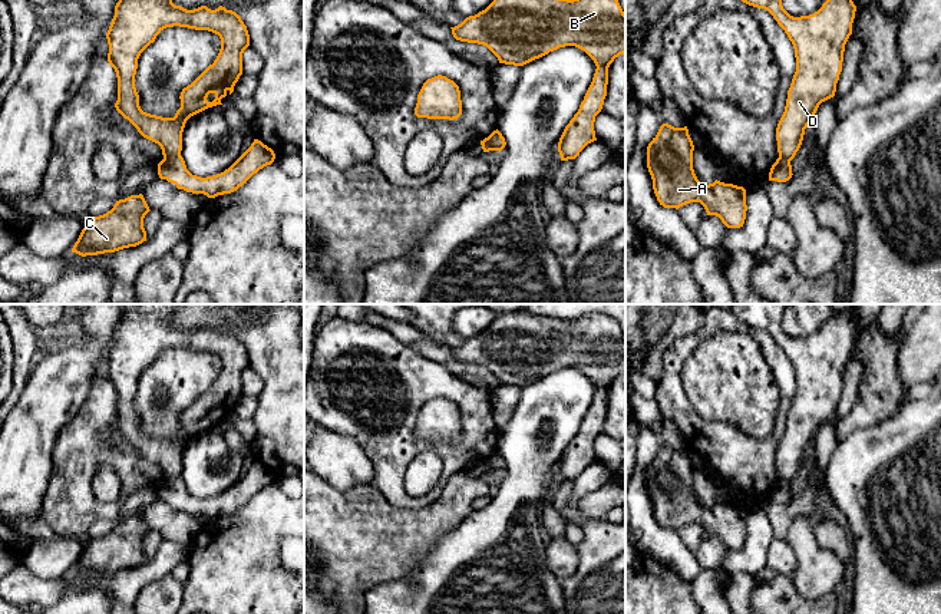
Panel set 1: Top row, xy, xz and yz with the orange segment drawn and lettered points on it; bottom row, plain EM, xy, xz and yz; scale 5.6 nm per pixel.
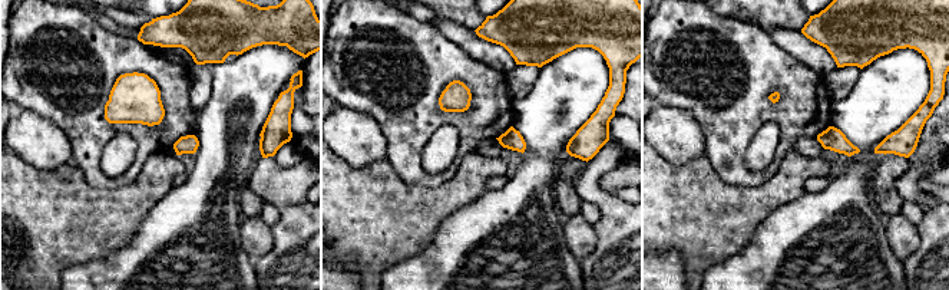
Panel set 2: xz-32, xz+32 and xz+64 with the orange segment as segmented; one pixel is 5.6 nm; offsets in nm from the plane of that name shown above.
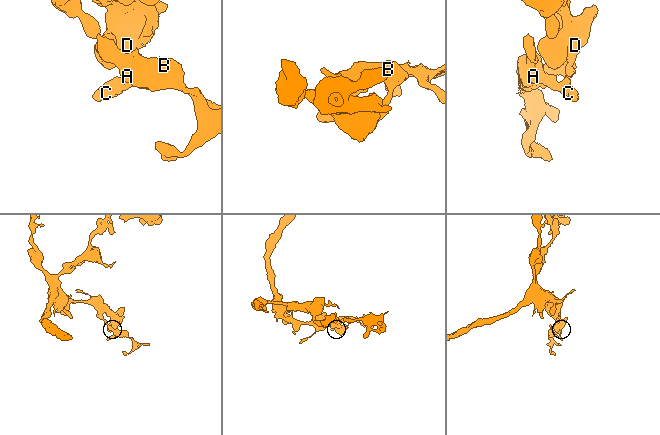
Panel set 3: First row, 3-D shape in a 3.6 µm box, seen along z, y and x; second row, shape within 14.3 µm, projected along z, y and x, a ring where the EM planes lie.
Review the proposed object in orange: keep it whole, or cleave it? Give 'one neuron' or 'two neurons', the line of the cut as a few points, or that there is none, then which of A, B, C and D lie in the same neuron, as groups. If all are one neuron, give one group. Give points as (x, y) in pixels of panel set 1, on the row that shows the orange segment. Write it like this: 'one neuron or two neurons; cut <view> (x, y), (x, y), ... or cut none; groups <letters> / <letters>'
two neurons; cut xy (180, 154), (164, 158); groups A B C / D

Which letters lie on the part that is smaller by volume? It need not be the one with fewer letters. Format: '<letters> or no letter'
A, B, C

